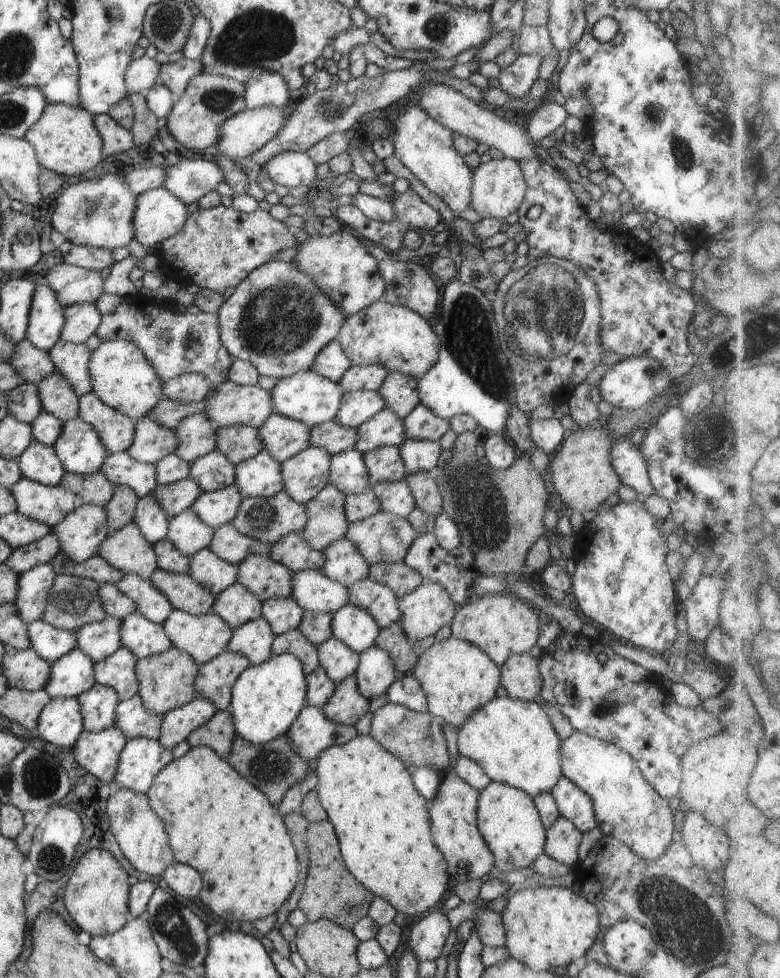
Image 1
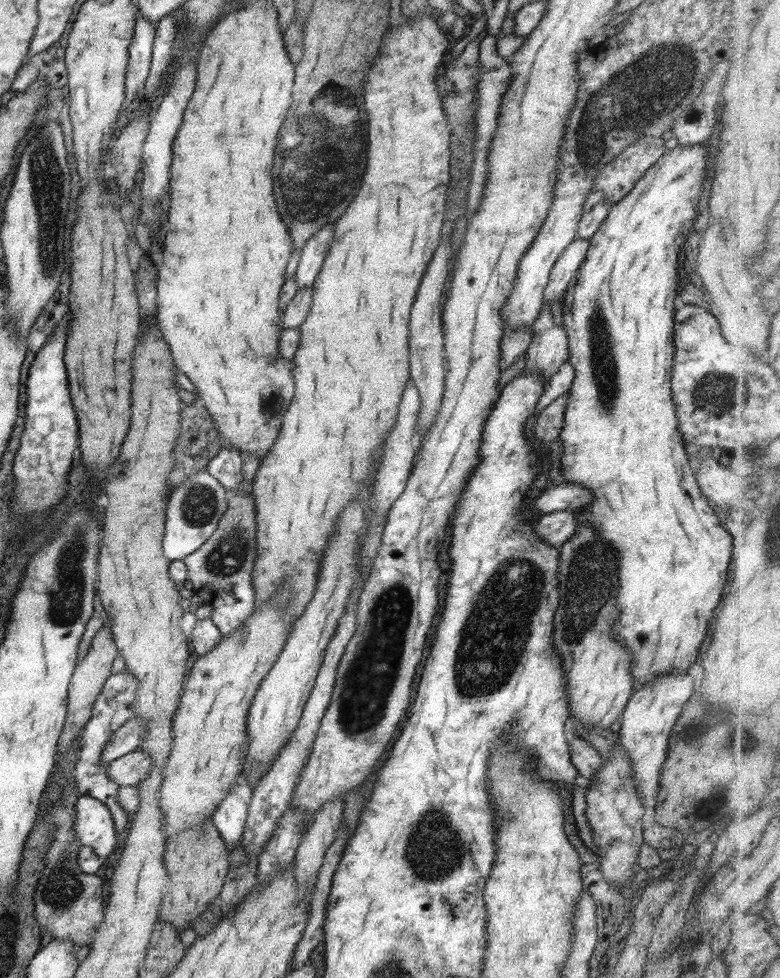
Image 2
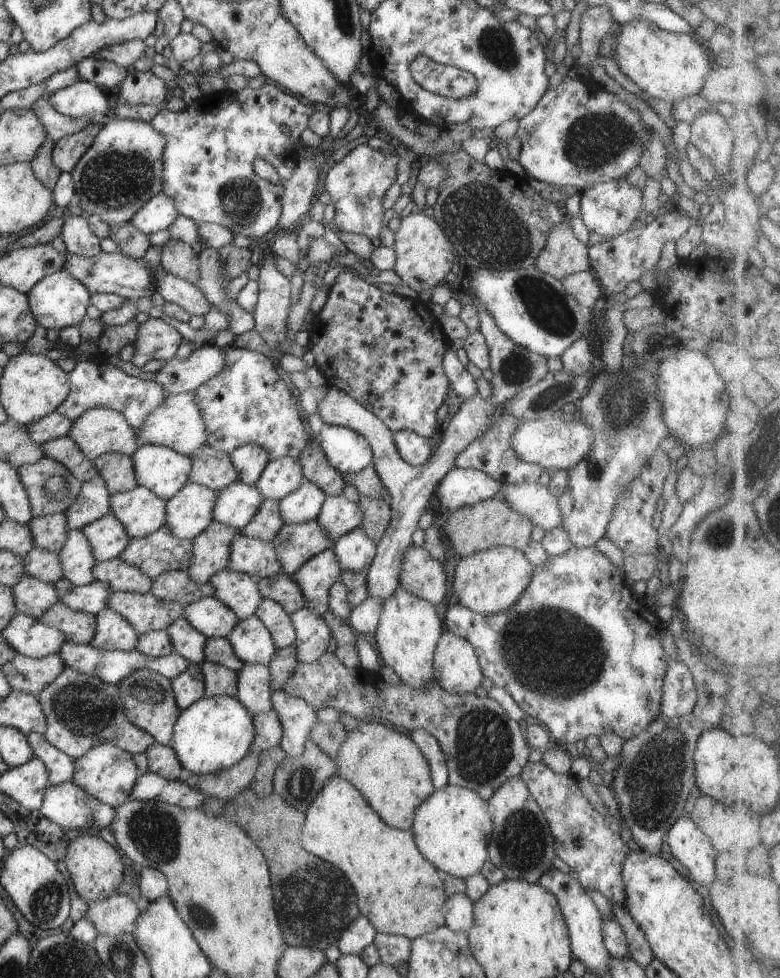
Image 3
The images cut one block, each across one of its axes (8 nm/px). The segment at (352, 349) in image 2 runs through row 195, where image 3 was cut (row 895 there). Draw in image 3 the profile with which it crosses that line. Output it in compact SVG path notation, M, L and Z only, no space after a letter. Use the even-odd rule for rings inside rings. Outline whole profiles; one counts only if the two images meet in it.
M337 773L333 775L327 784L320 790L316 799L312 802L312 805L305 813L305 824L303 827L303 836L301 839L301 848L304 848L308 853L313 856L336 866L350 882L350 885L354 888L356 895L358 896L358 908L360 908L359 914L366 916L366 919L374 926L377 933L387 933L390 935L401 935L408 938L410 941L413 939L424 936L424 934L430 933L433 929L441 928L446 924L446 914L444 913L445 903L448 900L447 893L442 880L442 873L439 872L434 865L432 865L424 856L420 853L418 846L415 842L415 837L411 830L396 829L395 827L387 826L378 814L372 810L368 805L368 802L364 799L364 796L343 777L340 777Z

